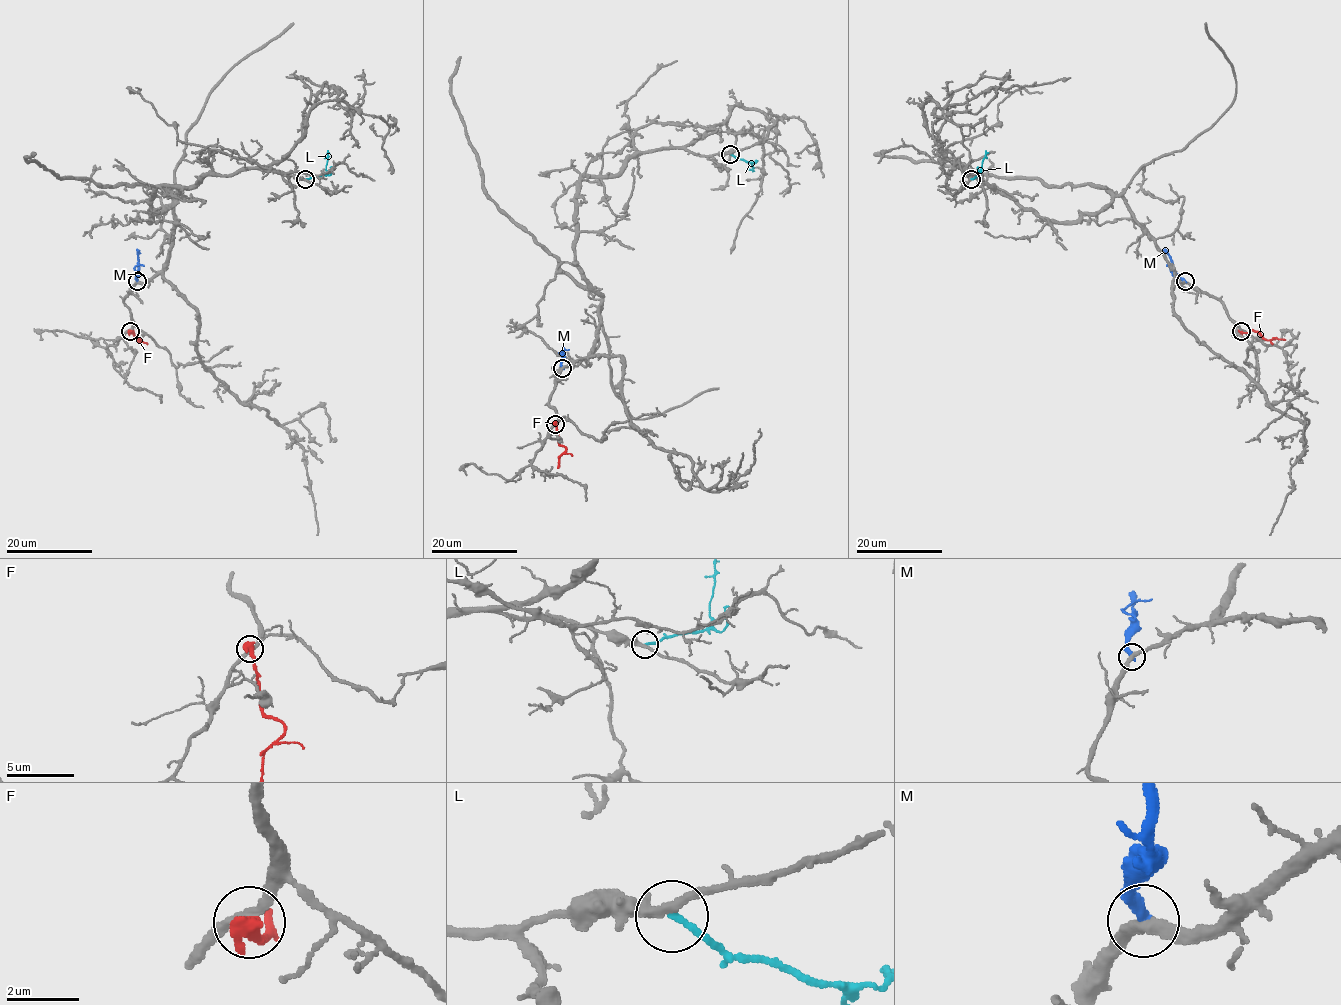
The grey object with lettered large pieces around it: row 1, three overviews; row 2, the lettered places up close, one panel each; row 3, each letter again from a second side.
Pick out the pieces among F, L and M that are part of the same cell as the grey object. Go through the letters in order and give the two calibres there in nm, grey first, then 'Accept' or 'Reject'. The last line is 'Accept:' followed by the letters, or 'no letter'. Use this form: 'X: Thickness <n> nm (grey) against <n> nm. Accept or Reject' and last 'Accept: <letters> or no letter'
F: Thickness 240 nm (grey) against 500 nm. Reject
L: Thickness 280 nm (grey) against 180 nm. Accept
M: Thickness 320 nm (grey) against 380 nm. Reject
Accept: L

